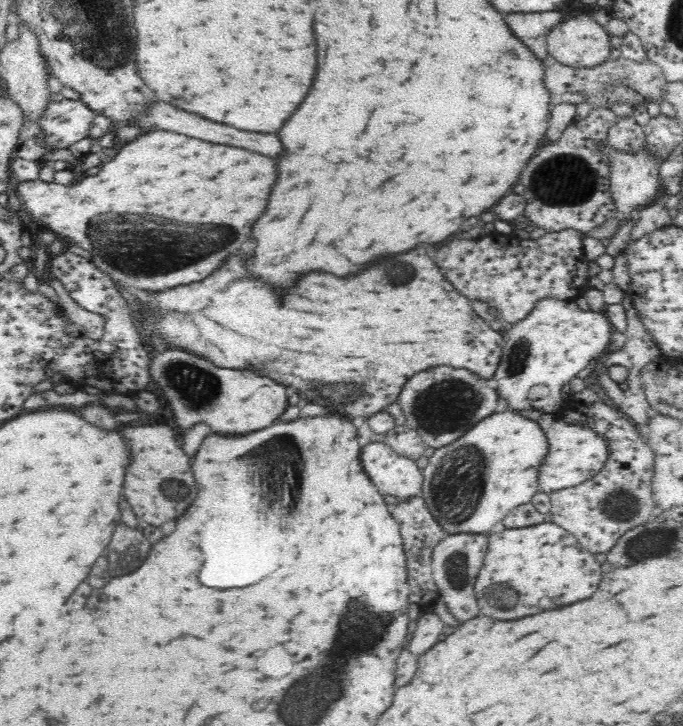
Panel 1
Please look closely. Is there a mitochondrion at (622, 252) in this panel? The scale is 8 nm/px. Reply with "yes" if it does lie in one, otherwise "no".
no

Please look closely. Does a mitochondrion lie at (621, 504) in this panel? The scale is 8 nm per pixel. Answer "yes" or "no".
yes

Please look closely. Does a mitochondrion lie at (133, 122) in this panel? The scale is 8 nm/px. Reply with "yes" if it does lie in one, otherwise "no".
no

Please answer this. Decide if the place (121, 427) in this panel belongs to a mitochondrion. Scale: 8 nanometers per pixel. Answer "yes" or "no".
no

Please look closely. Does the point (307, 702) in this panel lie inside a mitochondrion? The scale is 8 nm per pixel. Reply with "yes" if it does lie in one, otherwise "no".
yes

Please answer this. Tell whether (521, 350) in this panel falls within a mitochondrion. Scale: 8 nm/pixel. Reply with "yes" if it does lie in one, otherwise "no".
yes

